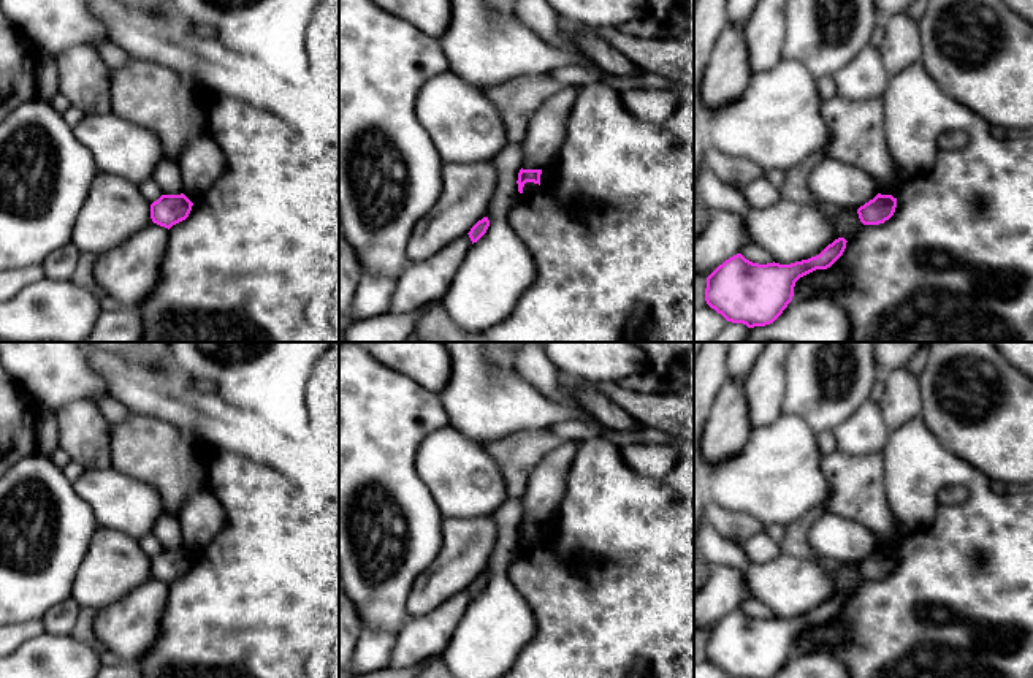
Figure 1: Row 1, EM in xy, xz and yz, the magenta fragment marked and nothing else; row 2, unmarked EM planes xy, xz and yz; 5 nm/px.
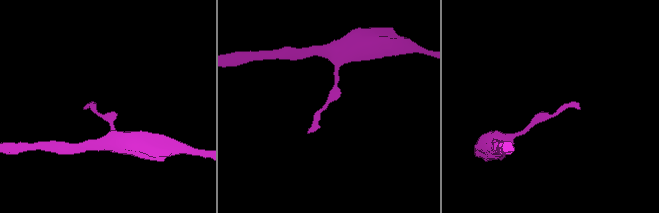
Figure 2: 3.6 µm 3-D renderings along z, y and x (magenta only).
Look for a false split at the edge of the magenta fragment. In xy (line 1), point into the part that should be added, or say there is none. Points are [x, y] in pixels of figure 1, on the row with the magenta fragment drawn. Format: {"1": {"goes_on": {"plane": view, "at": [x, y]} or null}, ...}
{"1": {"goes_on": null}}

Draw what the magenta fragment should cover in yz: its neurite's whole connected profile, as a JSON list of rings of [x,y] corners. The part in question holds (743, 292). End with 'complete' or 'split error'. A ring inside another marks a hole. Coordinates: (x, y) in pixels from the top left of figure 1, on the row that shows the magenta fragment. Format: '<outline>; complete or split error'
[[[838,238],[819,255],[791,265],[759,265],[737,253],[707,277],[705,301],[727,322],[748,328],[770,325],[792,301],[795,282],[830,268],[843,255],[846,242]]]; complete

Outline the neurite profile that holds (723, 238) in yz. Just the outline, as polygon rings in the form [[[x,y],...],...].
[[[713,211],[707,228],[694,241],[694,272],[708,277],[726,260],[741,253],[745,231],[743,215]]]

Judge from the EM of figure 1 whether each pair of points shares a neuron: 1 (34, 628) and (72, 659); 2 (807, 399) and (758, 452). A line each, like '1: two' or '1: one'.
1: two
2: two

